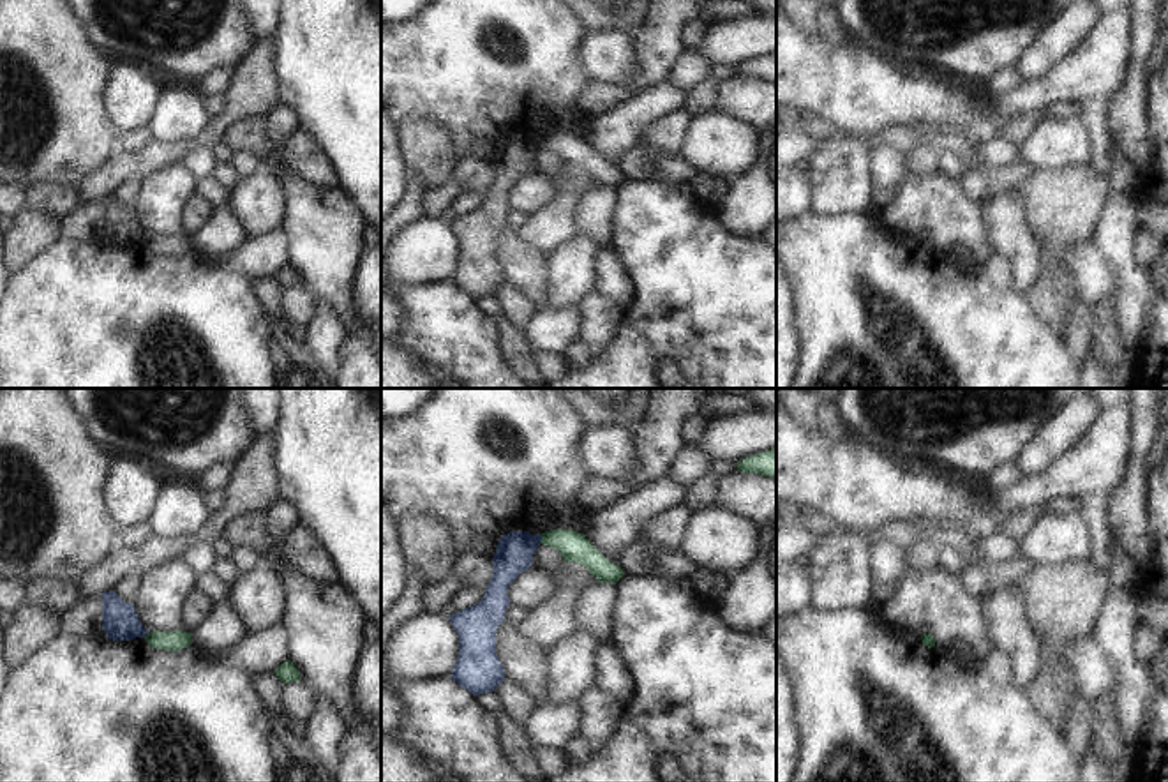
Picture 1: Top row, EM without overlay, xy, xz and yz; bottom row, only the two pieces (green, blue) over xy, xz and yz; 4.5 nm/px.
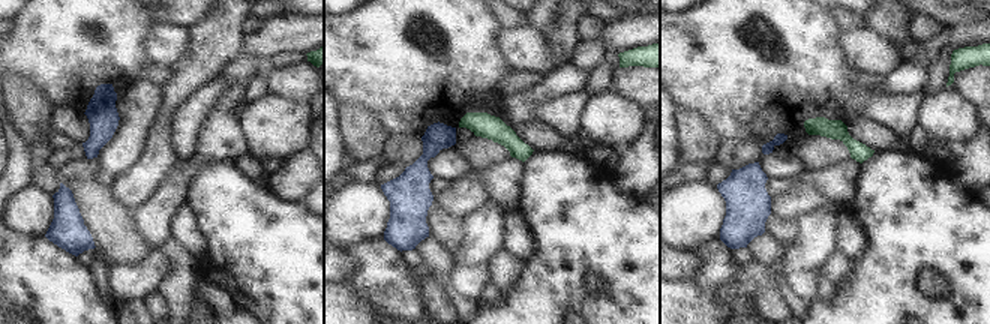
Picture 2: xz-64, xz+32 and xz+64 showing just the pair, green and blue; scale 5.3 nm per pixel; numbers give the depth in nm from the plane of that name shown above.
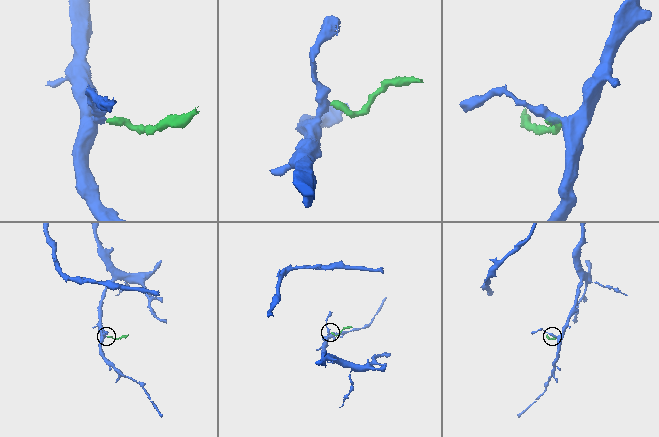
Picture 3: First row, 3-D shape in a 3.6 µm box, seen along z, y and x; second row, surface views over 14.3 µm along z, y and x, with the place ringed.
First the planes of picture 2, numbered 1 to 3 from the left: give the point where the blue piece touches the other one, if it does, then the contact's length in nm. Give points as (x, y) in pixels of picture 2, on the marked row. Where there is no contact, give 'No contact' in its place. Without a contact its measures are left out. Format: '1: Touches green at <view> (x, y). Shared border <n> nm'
1: No contact
2: No contact
3: No contact.

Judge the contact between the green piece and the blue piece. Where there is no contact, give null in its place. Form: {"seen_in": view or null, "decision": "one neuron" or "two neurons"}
{"seen_in": "xz", "decision": "two neurons"}

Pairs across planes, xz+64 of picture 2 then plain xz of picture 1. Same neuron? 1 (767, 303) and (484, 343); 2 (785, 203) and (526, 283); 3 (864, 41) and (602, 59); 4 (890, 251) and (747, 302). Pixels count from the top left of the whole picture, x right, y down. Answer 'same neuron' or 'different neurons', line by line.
1: different neurons
2: different neurons
3: same neuron
4: same neuron

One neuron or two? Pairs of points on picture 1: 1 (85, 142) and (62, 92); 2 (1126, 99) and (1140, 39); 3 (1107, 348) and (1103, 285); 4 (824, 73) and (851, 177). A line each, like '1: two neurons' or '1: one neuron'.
1: one neuron
2: one neuron
3: two neurons
4: two neurons

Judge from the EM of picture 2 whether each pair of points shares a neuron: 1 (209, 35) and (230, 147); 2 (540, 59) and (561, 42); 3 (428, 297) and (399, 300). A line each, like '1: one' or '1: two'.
1: two
2: two
3: two

